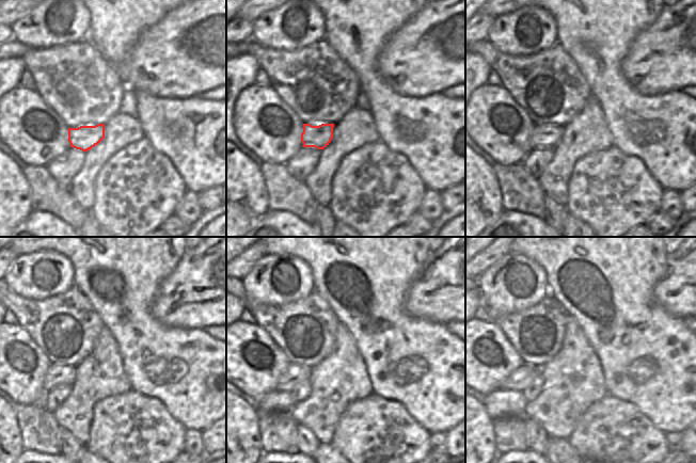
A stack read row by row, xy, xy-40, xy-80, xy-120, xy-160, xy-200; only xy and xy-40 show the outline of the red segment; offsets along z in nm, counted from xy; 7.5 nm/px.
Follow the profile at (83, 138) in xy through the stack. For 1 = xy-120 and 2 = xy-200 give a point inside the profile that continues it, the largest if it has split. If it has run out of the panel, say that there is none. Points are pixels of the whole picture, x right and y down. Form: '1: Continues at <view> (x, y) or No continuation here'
1: Continues at xy-120 (56, 374)
2: Continues at xy-200 (519, 380)

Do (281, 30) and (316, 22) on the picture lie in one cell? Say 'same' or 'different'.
same

